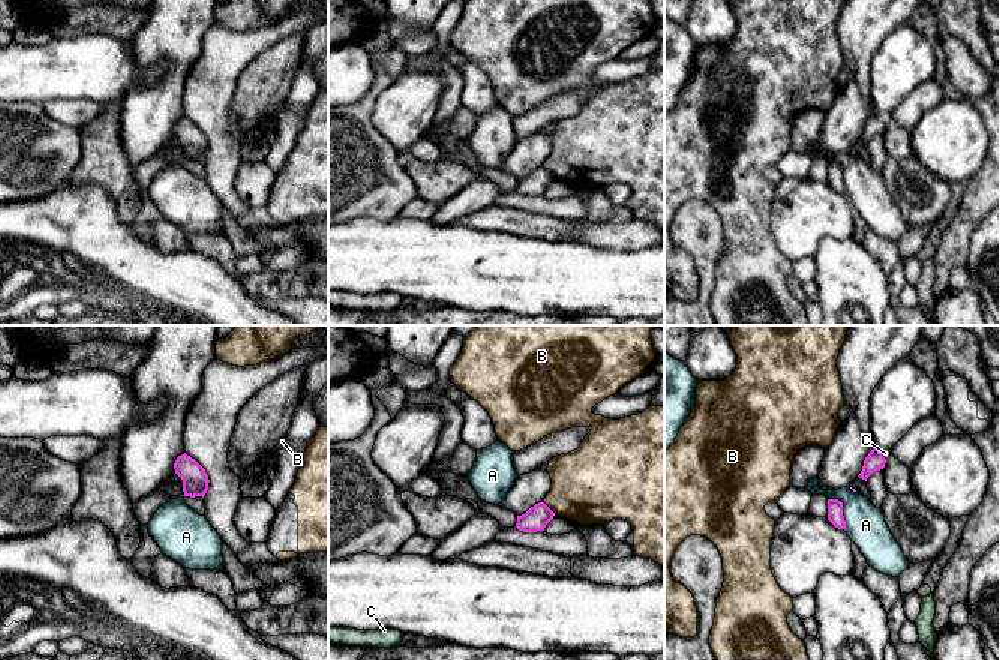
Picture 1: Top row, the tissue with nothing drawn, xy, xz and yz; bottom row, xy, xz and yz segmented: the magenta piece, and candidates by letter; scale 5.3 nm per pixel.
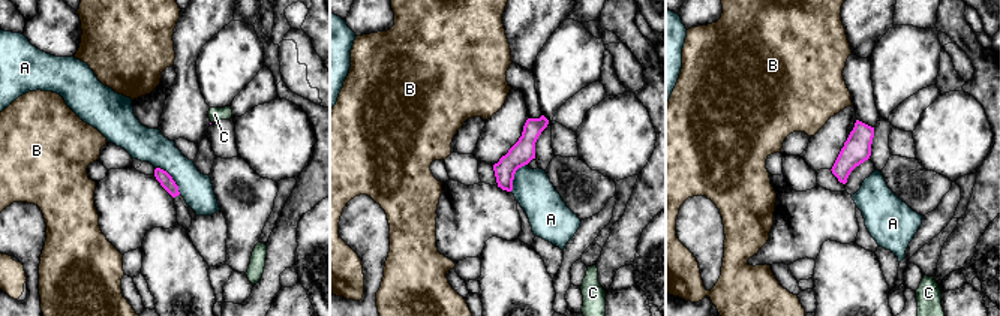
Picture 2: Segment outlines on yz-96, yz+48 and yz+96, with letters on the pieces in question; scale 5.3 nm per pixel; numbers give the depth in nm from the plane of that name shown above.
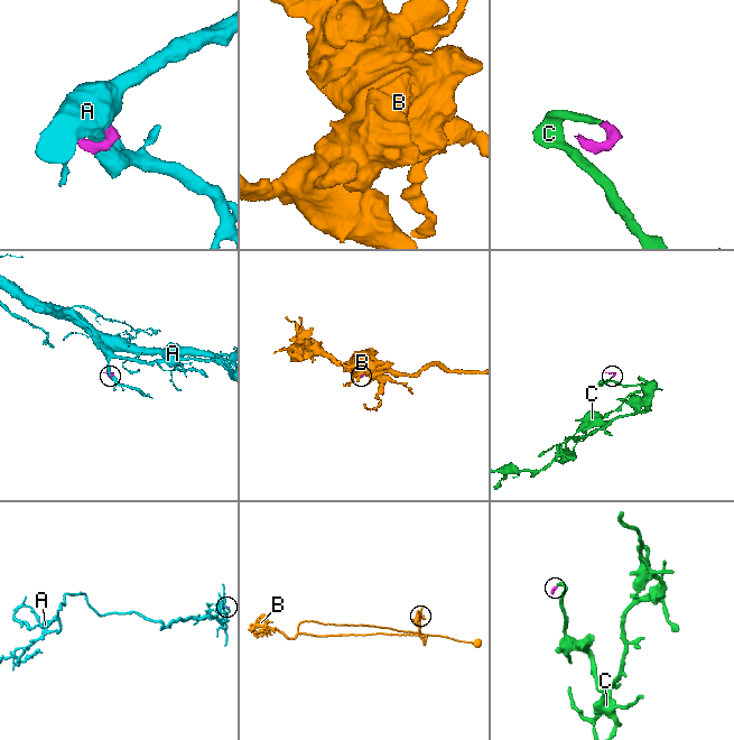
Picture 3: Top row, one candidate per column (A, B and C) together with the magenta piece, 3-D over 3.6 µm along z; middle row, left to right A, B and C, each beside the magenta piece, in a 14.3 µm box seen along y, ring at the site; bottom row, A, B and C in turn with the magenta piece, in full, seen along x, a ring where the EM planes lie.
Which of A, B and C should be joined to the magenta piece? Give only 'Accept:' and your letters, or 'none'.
Accept: C

